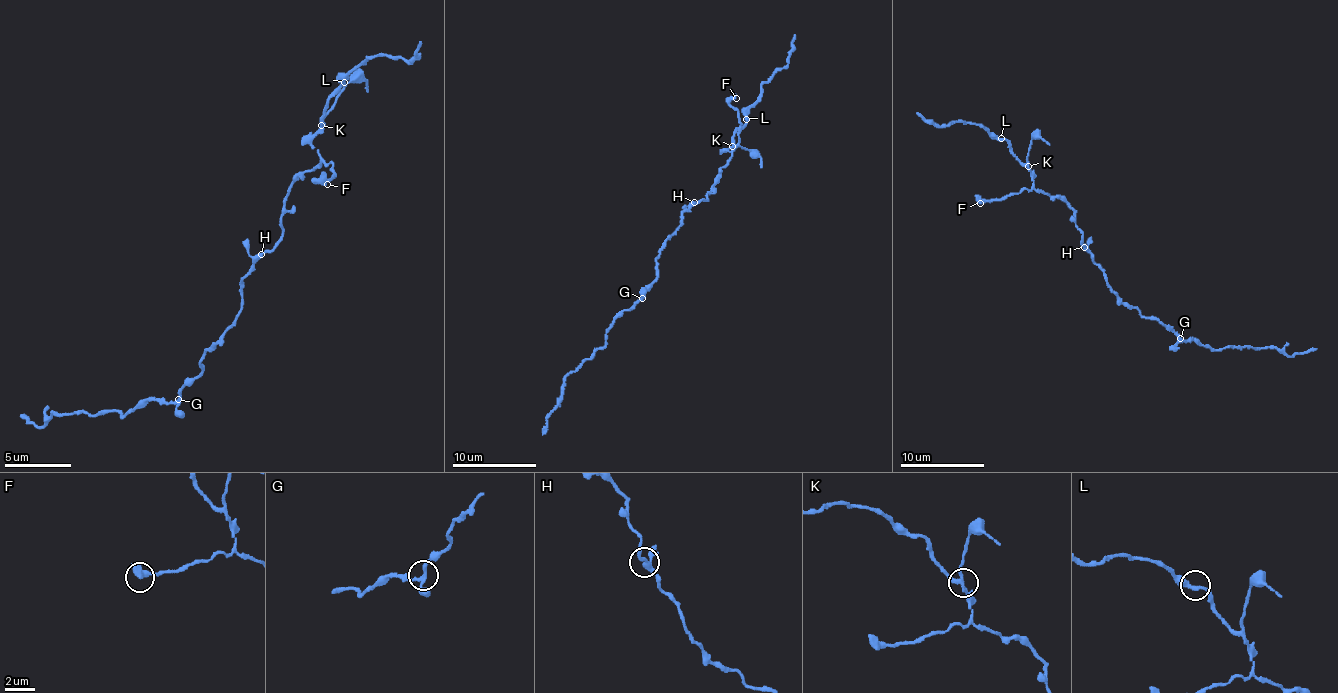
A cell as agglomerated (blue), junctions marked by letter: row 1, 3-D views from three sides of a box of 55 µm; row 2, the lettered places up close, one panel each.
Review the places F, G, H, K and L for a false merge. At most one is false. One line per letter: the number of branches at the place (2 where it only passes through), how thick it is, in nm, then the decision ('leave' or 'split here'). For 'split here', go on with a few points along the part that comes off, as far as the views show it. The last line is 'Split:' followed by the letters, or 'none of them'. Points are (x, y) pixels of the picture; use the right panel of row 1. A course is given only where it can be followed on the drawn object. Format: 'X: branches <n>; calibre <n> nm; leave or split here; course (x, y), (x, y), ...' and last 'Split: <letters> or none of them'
F: branches 2; calibre 380 nm; leave
G: branches 3; calibre 220 nm; leave
H: branches 3; calibre 240 nm; leave
K: branches 3; calibre 240 nm; split here; course (1028, 165), (1028, 148), (1034, 138), (1049, 144)
L: branches 2; calibre 340 nm; leave
Split: K

